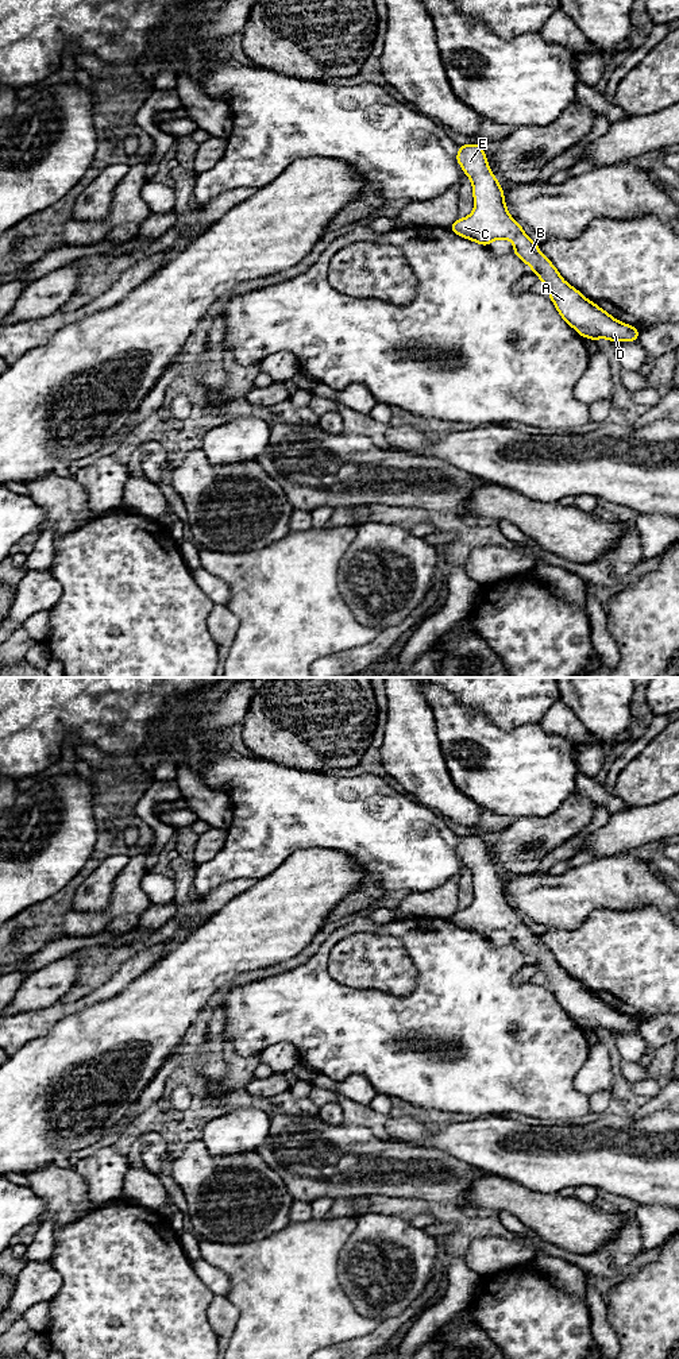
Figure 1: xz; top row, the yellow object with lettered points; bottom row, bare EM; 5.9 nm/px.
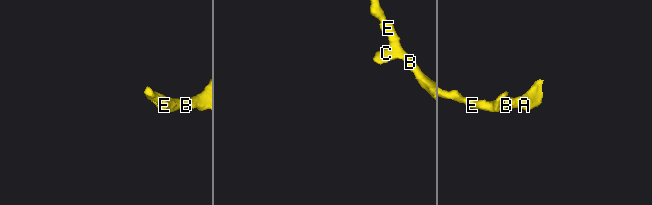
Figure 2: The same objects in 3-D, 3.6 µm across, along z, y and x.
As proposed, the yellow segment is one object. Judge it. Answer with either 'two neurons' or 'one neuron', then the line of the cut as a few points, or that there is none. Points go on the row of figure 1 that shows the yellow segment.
one neuron; cut none

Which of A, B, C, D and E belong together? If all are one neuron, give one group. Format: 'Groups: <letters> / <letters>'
Groups: A B C D E

